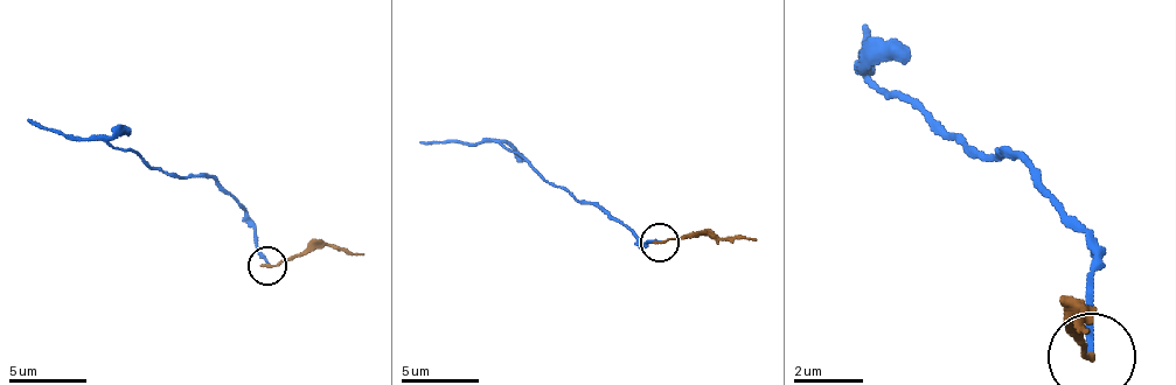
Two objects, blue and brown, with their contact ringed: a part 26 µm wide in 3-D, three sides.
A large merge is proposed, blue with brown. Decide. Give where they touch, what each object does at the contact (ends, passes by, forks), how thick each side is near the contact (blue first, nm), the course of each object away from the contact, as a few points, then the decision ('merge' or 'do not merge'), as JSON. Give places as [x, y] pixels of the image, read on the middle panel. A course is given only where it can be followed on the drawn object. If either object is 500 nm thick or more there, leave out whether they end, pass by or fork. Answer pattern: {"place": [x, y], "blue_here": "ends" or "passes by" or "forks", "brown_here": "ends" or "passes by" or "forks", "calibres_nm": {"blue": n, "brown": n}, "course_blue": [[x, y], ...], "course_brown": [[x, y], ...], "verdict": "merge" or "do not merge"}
{"place": [660, 243], "blue_here": "ends", "brown_here": "ends", "calibres_nm": {"blue": 190, "brown": 160}, "course_blue": [[661, 242], [641, 242], [603, 207], [552, 188], [521, 156], [494, 141], [421, 141]], "course_brown": [[661, 242], [695, 233], [757, 242]], "verdict": "do not merge"}

